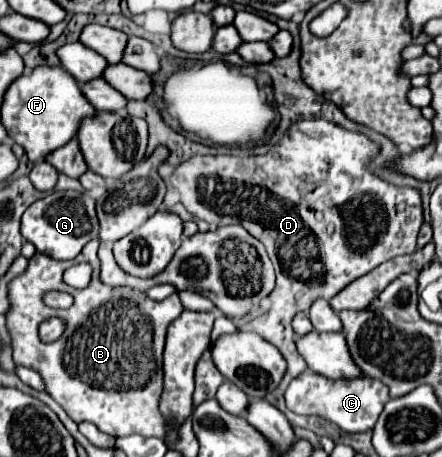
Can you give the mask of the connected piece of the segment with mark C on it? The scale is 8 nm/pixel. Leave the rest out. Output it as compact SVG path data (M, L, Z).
M306 370L298 378L294 378L286 390L286 406L296 414L314 414L324 416L326 420L338 424L346 432L366 432L372 430L380 412L384 410L384 404L390 400L386 384L362 376L356 380L330 380L322 378L320 374L314 374Z

